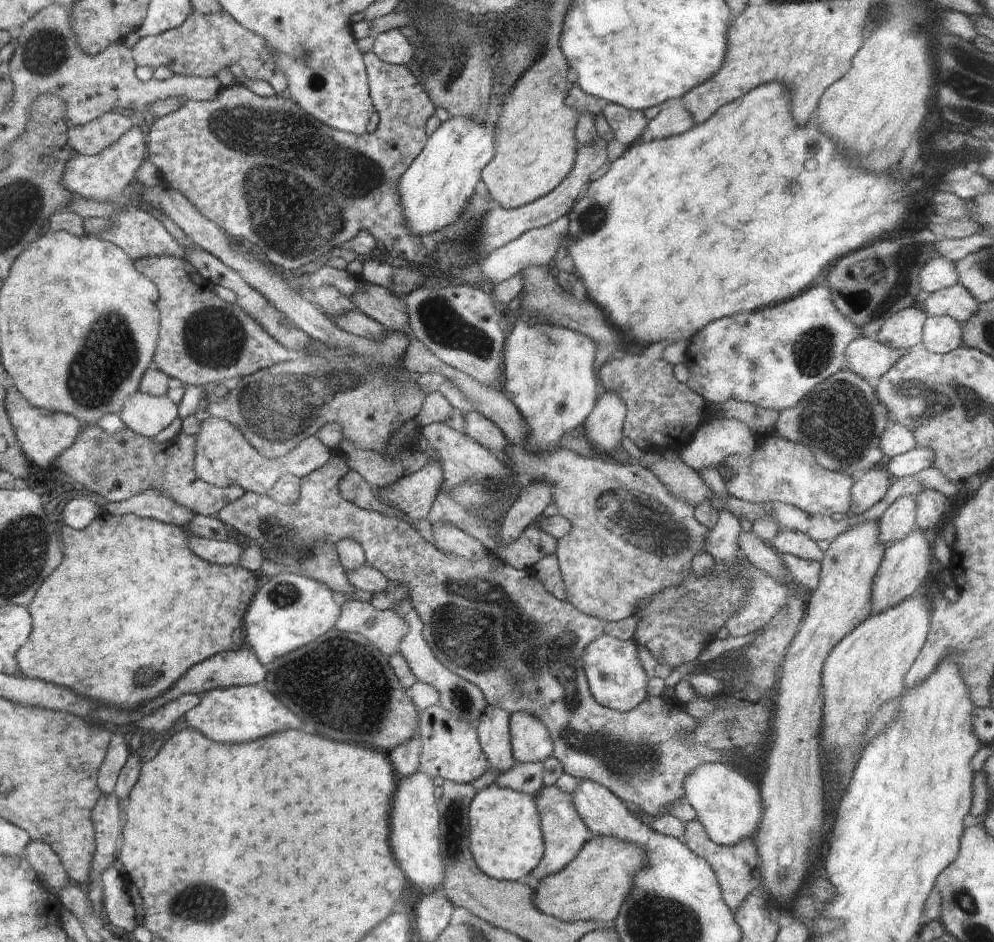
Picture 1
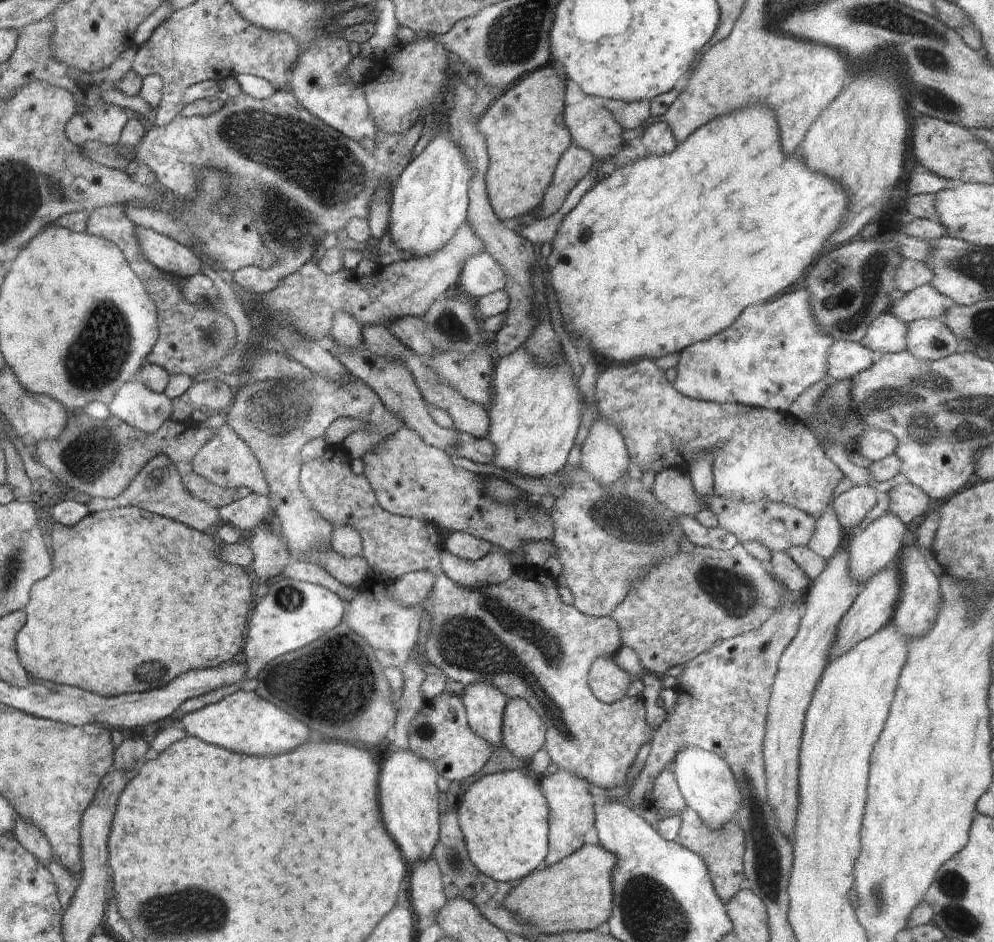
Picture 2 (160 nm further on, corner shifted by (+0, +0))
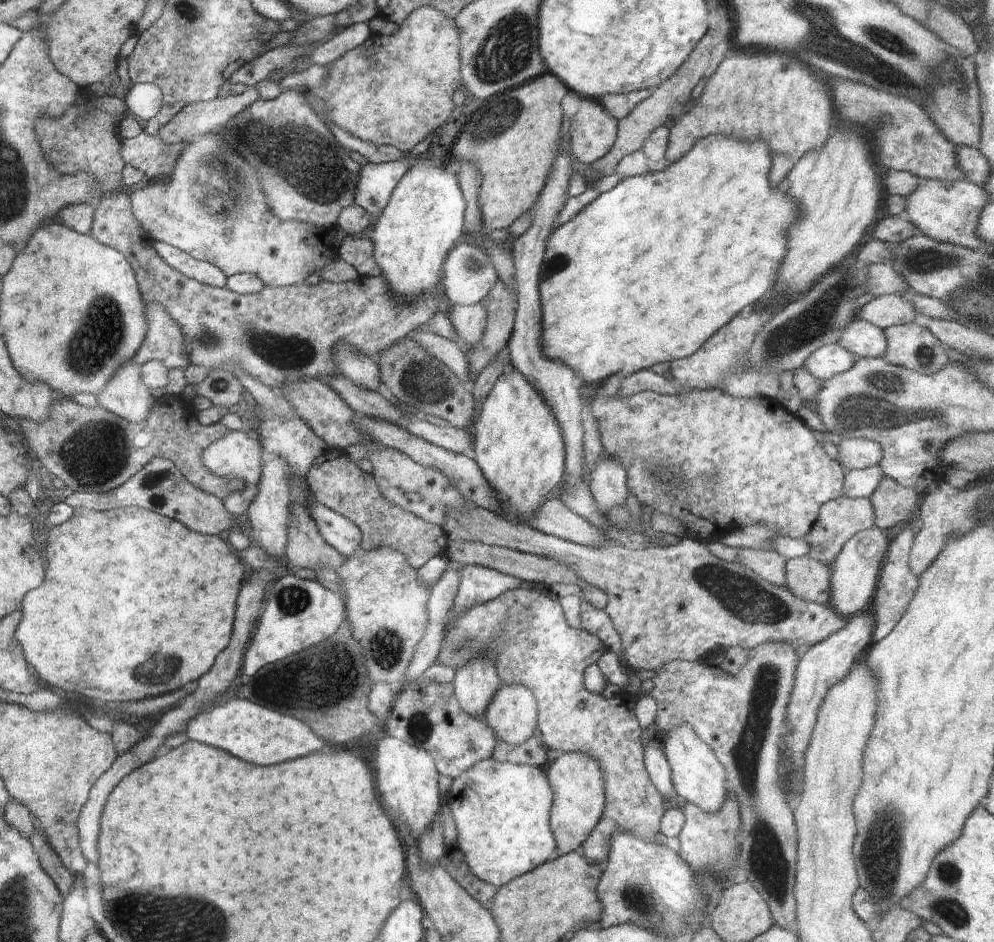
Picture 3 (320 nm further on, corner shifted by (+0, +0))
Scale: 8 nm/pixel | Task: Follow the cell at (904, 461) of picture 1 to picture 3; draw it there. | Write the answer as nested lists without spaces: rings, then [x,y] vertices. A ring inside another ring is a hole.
[[[879,464],[862,470],[849,470],[843,480],[843,494],[851,499],[868,499],[883,476]]]

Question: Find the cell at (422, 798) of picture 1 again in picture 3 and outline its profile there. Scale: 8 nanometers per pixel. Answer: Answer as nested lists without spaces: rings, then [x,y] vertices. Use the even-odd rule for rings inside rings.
[[[390,734],[379,735],[376,747],[376,769],[378,790],[383,803],[386,804],[386,814],[393,817],[402,831],[413,837],[421,837],[432,826],[438,814],[438,772],[436,760],[426,749],[408,744]]]

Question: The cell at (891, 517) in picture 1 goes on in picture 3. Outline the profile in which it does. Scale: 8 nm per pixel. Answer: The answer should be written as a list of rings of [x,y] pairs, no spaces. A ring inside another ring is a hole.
[[[874,526],[856,533],[840,549],[829,572],[831,584],[829,604],[836,614],[847,619],[870,608],[888,543],[886,531],[882,532]]]

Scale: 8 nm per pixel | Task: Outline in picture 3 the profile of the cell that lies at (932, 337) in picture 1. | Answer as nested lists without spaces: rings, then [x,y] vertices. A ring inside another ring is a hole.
[[[918,323],[892,325],[883,331],[887,340],[883,357],[894,366],[929,375],[952,362],[947,345]]]

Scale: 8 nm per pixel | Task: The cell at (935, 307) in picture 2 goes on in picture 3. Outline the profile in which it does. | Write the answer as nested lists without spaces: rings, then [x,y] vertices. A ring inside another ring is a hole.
[[[884,294],[874,297],[858,309],[856,318],[885,329],[912,323],[916,313],[914,307],[900,295]]]

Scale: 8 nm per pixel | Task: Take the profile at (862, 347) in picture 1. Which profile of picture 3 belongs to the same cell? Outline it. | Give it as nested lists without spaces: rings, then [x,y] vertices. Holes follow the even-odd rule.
[[[839,343],[824,345],[815,350],[803,366],[812,376],[821,381],[831,376],[846,372],[857,358]]]

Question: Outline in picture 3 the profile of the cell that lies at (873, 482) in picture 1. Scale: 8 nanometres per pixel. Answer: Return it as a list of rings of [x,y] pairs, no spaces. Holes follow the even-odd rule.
[[[843,494],[836,500],[825,502],[820,507],[819,515],[811,531],[805,535],[805,541],[810,546],[807,556],[830,567],[849,538],[852,538],[852,536],[860,531],[871,529],[874,526],[875,514],[870,498],[851,499]]]

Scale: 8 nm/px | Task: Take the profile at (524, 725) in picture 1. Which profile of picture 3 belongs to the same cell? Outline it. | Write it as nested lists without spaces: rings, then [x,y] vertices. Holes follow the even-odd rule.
[[[520,683],[502,684],[485,710],[486,722],[494,729],[498,740],[522,744],[538,731],[539,707],[533,692]]]

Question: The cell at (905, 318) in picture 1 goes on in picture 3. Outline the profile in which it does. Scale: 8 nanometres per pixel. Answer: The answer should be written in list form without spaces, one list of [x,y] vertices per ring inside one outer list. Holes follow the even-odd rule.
[[[856,318],[846,325],[839,342],[836,343],[851,352],[857,359],[878,358],[883,356],[887,340],[883,329]]]

